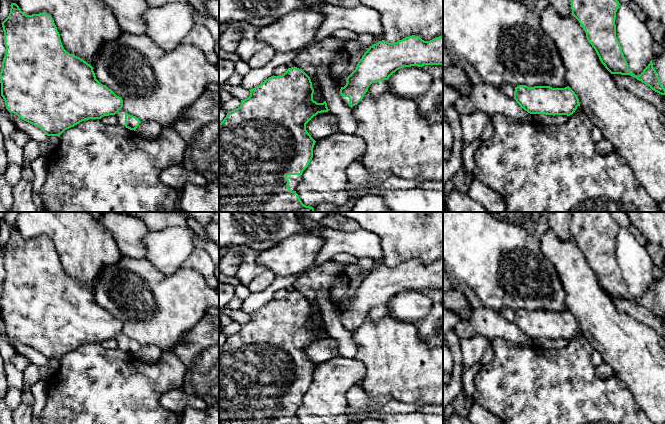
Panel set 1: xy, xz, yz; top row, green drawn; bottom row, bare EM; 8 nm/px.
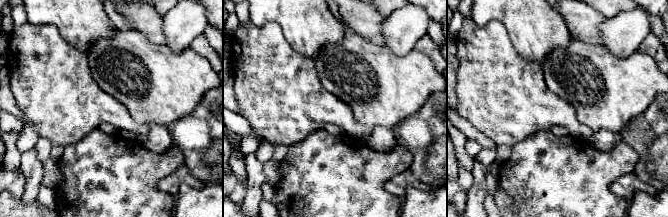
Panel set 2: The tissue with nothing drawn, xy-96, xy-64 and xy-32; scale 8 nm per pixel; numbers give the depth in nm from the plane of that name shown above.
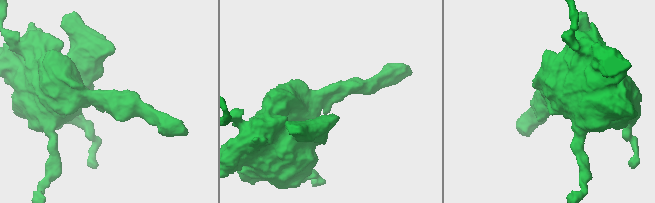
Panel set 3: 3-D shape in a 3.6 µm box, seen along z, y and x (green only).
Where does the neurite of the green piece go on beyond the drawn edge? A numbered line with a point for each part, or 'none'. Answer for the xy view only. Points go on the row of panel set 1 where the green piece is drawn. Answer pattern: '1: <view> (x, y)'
1: xy (120, 115)

